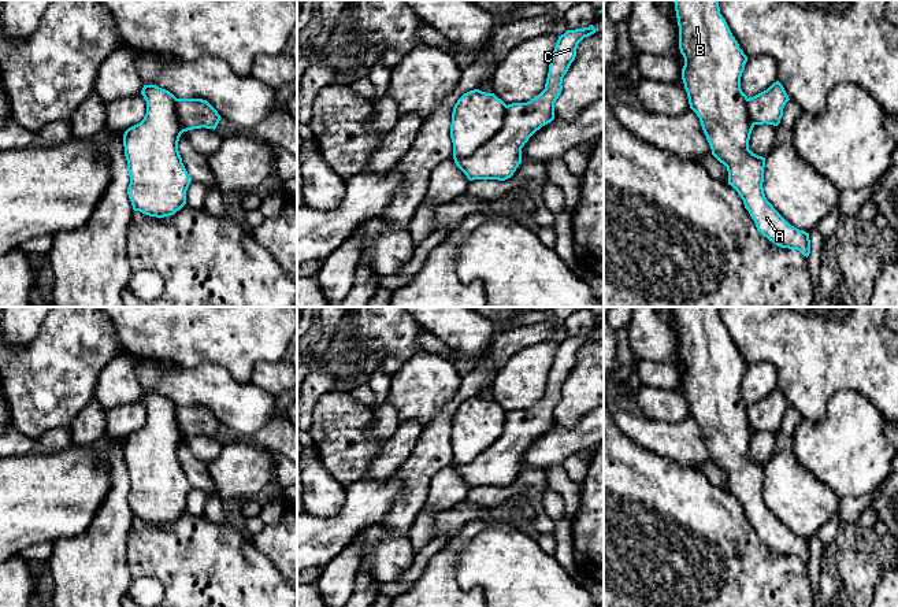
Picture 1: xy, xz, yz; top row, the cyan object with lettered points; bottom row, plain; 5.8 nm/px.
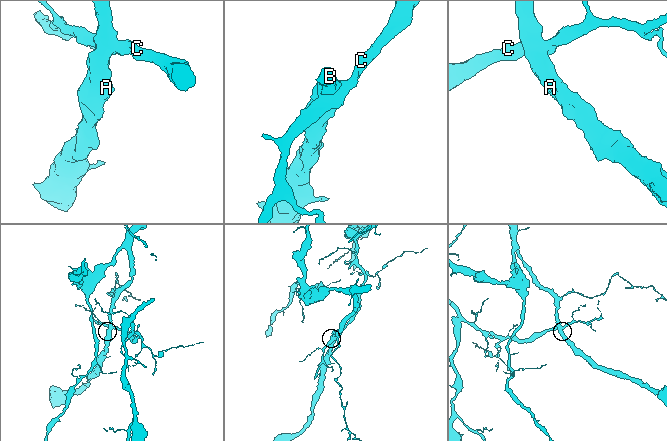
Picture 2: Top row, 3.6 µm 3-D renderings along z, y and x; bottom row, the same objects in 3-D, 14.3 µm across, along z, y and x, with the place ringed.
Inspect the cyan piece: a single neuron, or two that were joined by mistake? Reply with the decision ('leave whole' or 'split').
split

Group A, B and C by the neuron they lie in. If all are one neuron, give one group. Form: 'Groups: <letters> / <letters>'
Groups: A B / C

